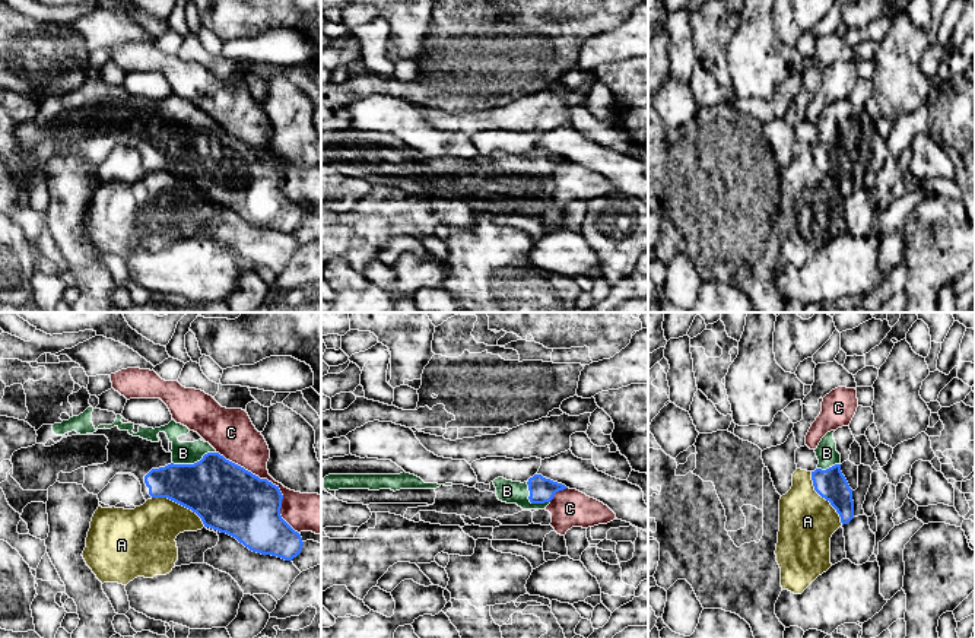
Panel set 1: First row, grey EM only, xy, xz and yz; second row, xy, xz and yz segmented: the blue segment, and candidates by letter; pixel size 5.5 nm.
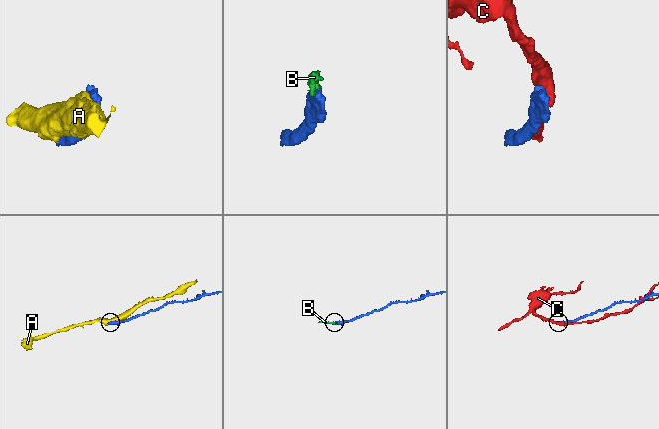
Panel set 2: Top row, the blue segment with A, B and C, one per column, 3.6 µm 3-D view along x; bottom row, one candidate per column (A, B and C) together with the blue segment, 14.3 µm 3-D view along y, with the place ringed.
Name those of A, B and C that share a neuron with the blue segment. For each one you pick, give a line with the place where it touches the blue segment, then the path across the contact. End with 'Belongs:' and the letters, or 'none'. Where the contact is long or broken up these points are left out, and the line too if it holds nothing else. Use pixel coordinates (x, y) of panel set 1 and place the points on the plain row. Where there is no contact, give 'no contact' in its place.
B: xy (194, 136) | across xy (225, 168), (194, 136), (183, 126)
Belongs: B

